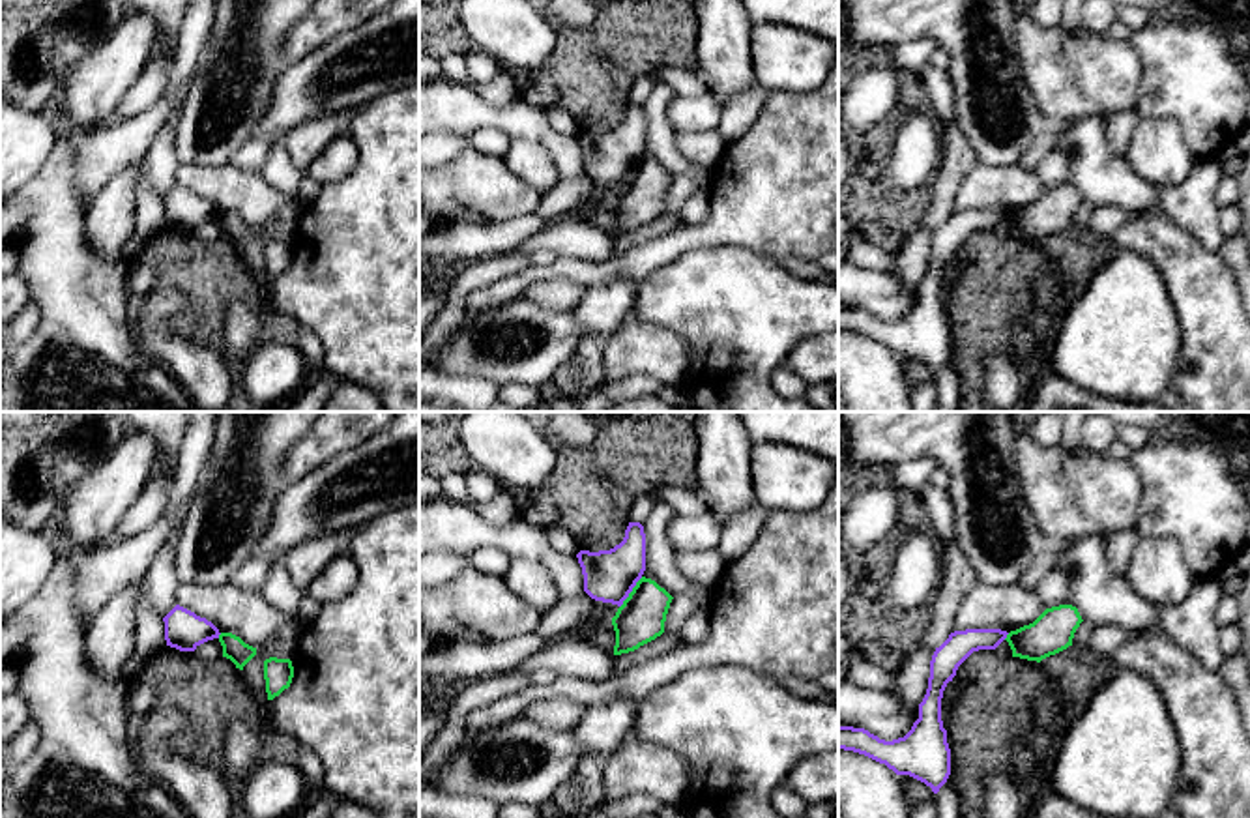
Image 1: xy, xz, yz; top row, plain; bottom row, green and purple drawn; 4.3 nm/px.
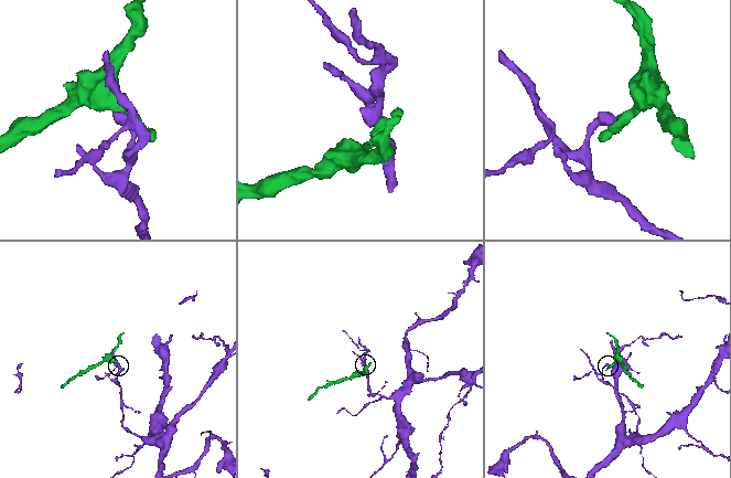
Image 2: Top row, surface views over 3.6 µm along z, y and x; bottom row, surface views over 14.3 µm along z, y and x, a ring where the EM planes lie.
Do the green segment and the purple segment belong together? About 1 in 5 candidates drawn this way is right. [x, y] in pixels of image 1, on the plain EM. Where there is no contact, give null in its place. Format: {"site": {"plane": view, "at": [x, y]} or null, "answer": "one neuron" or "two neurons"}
{"site": {"plane": "xz", "at": [631, 173]}, "answer": "two neurons"}

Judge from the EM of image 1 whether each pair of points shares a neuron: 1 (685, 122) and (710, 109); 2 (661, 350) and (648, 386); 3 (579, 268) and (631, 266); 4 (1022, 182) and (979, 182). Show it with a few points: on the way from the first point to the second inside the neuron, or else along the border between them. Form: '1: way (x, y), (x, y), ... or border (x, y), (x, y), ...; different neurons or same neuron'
1: way (691, 116), (704, 111); same neuron
2: border (609, 380), (652, 375), (663, 384); different neurons
3: way (592, 270), (618, 266); same neuron
4: way (1011, 182), (990, 182); same neuron

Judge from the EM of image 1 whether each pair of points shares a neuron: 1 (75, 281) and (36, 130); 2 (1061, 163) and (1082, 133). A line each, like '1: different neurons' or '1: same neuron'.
1: different neurons
2: same neuron

